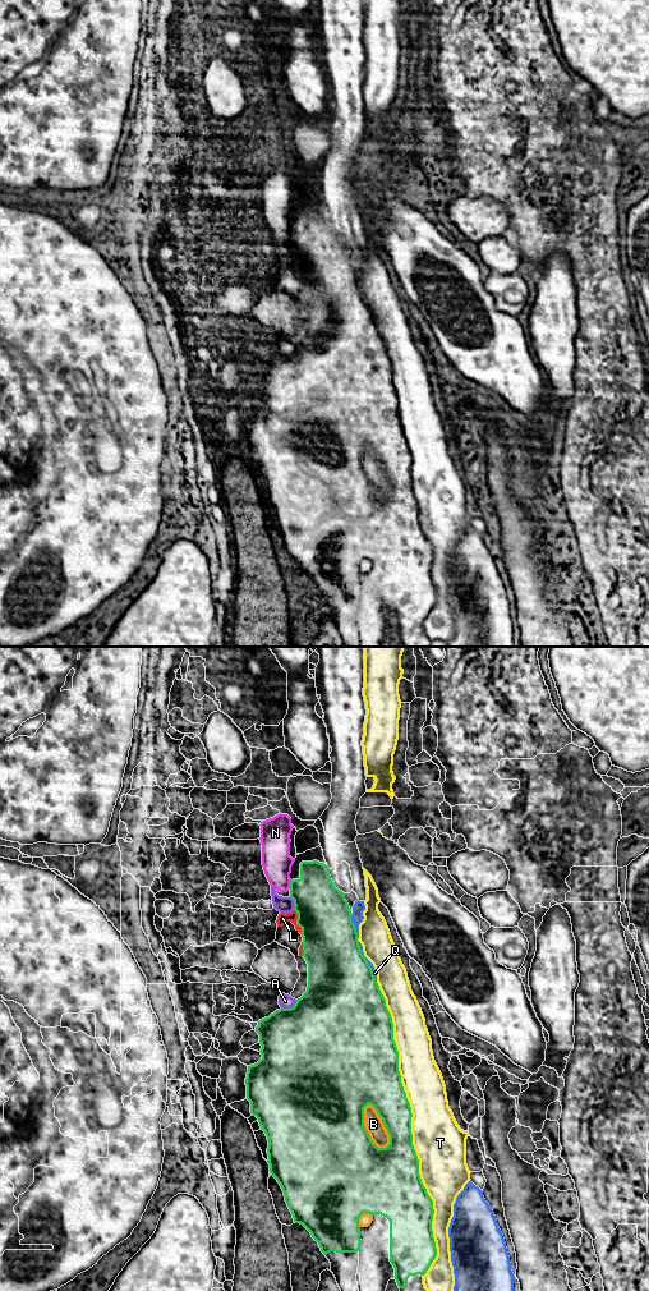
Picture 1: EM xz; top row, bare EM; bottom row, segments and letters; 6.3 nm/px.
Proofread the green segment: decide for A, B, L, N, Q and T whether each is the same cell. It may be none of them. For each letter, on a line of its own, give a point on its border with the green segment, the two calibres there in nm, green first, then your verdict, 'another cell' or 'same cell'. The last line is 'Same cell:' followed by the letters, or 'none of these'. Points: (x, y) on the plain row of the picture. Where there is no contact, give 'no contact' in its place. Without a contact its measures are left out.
A: xz (290, 353) | 500/90 nm | another cell
B: xz (383, 469) | 280/120 nm | another cell
L: xz (297, 267) | 360/70 nm | same cell
N: xz (290, 230) | 320/190 nm | same cell
Q: xz (367, 308) | 440/30 nm | another cell
T: xz (408, 448) | 320/300 nm | another cell
Same cell: L, N

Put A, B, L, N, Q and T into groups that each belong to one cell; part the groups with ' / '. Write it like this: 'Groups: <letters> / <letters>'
Groups: A / B / L N / Q / T

